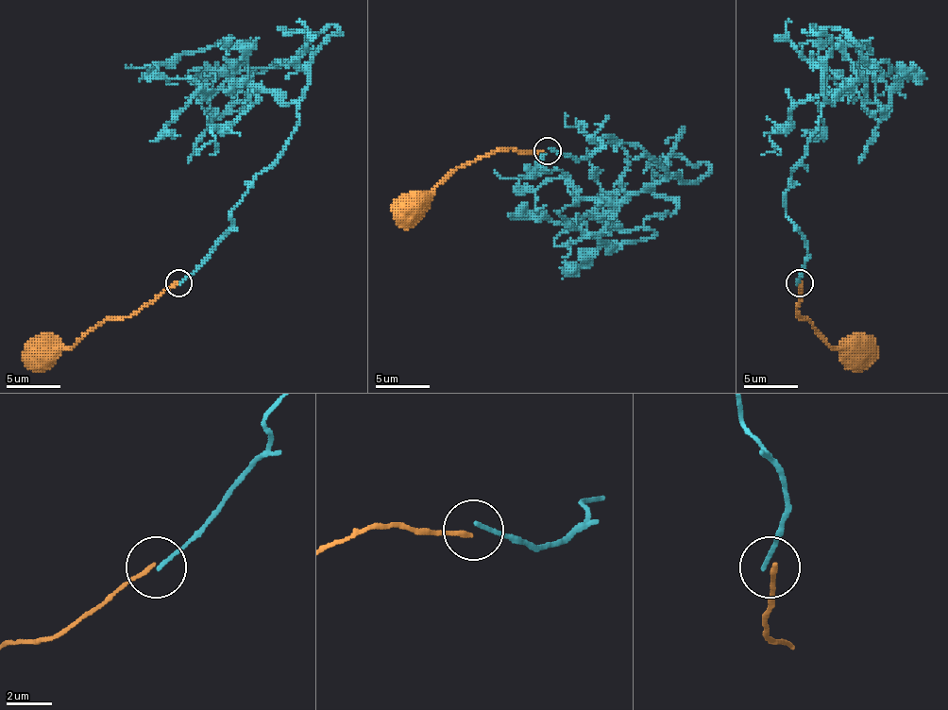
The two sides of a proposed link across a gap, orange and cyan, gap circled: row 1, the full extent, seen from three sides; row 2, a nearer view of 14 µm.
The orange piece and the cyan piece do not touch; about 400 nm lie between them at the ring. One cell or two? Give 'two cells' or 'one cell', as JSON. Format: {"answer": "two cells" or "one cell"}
{"answer": "one cell"}

